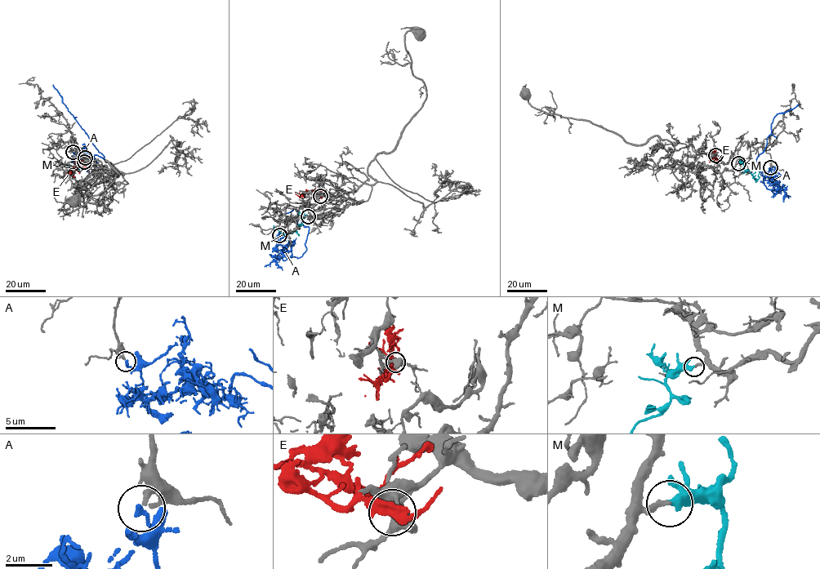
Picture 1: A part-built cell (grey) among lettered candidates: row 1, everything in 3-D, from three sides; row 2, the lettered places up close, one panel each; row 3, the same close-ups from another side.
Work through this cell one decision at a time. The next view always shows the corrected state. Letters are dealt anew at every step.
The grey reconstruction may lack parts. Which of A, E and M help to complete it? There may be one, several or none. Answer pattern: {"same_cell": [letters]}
{"same_cell": ["M"]}

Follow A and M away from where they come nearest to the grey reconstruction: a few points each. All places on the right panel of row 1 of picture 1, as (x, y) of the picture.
A: (770, 167), (777, 185), (772, 189), (764, 184), (756, 160), (765, 148), (773, 117), (798, 104)
M: (738, 163), (743, 163), (744, 170), (757, 180), (759, 168)

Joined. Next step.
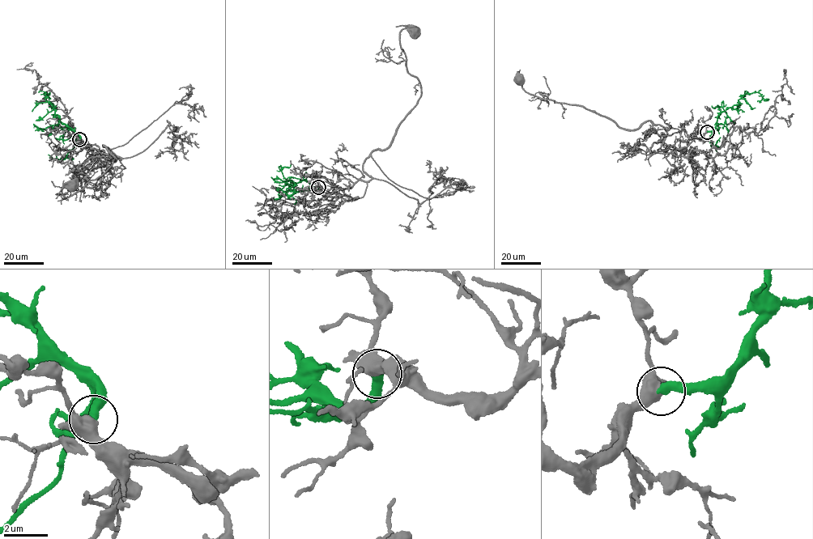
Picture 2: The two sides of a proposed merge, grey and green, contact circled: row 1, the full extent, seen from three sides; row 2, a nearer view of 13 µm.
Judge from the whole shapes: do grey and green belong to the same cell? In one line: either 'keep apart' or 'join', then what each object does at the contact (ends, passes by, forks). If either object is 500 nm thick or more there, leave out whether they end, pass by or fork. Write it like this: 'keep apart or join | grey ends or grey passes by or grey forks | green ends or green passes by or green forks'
join | grey forks | green ends

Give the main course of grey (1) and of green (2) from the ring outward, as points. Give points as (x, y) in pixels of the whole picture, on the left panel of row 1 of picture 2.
1: (80, 139), (121, 159), (102, 146), (115, 159), (112, 165), (64, 196), (61, 188), (72, 185)
2: (80, 139), (79, 135), (61, 123), (46, 101), (44, 93), (48, 95), (44, 94)

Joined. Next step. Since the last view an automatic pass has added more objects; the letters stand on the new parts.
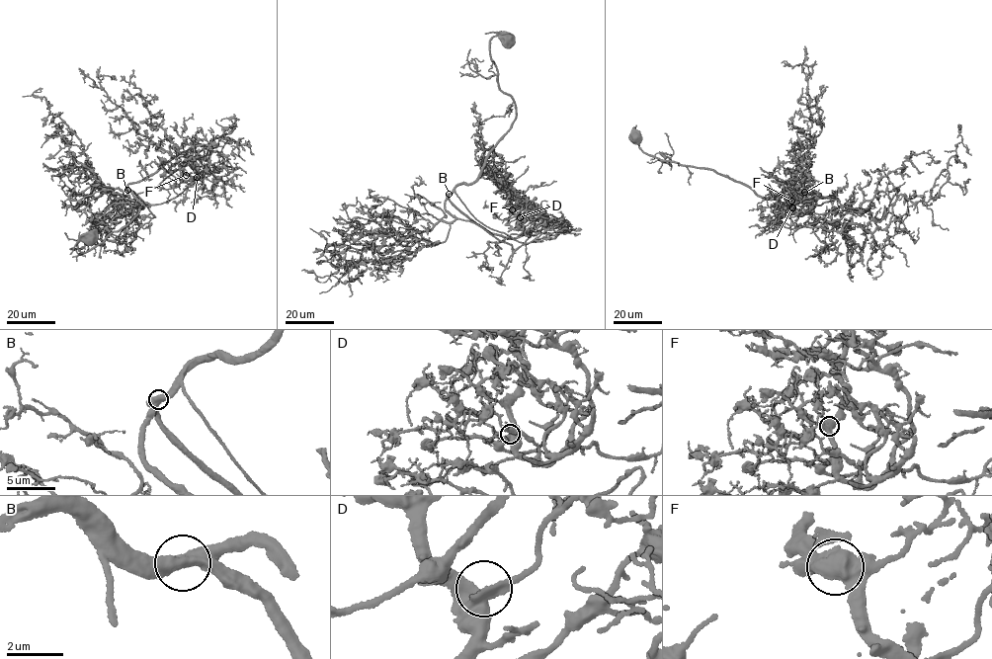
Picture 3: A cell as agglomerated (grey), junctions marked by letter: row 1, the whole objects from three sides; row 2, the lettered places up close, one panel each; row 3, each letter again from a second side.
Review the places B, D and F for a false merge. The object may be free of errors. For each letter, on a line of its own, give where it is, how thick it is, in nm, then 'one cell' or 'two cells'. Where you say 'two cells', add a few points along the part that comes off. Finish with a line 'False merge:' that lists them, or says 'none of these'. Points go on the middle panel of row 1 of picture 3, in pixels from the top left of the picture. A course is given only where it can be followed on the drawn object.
B: at (449, 194); 600 nm thick; one cell
D: at (520, 217); 500 nm thick; one cell
F: at (512, 209); 650 nm thick; one cell
False merge: none of these

